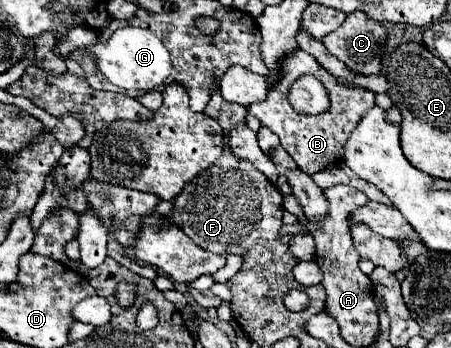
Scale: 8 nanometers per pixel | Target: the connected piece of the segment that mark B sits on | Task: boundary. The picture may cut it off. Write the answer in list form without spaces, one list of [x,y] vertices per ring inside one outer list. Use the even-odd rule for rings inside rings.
[[[297,50],[297,54],[291,54],[289,58],[285,58],[285,62],[281,62],[281,72],[283,72],[283,78],[281,78],[281,82],[277,82],[277,86],[269,88],[267,100],[259,102],[259,104],[252,104],[247,110],[253,116],[257,116],[263,126],[271,128],[271,132],[275,132],[279,136],[281,146],[289,152],[289,156],[295,160],[295,164],[305,174],[313,176],[315,172],[323,170],[325,166],[341,160],[343,146],[345,146],[349,134],[353,132],[353,126],[357,126],[357,122],[363,118],[363,114],[365,114],[365,110],[369,110],[369,106],[375,106],[375,94],[371,90],[365,90],[361,86],[353,86],[345,80],[335,78],[331,72],[327,72],[323,66],[319,66],[319,62],[311,54],[307,54],[303,50]],[[307,74],[315,76],[325,86],[325,90],[329,94],[329,110],[327,112],[299,114],[291,108],[289,88],[297,78],[307,76]]]

